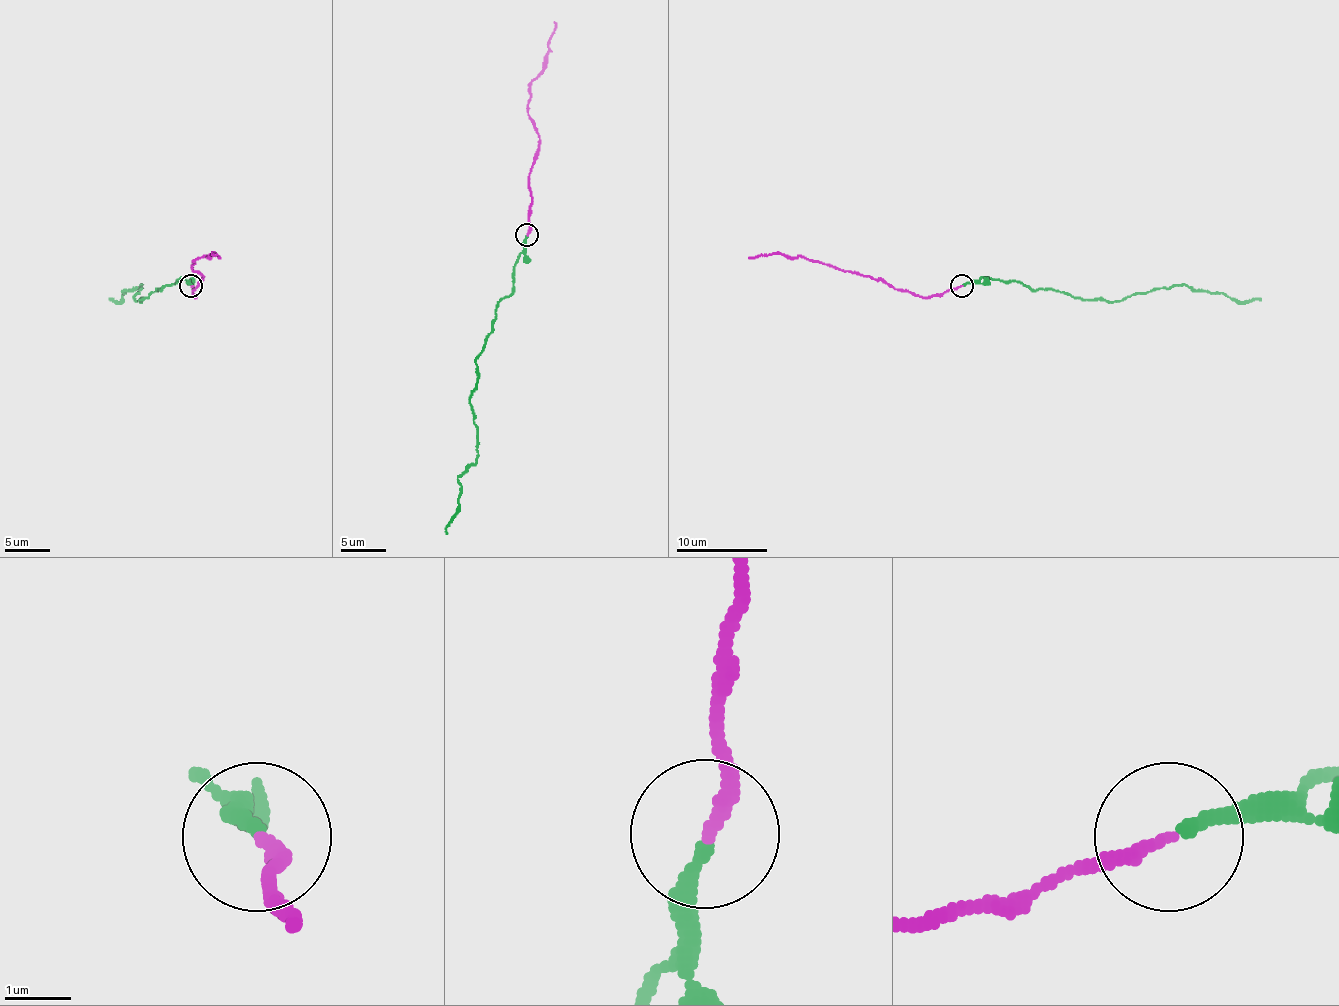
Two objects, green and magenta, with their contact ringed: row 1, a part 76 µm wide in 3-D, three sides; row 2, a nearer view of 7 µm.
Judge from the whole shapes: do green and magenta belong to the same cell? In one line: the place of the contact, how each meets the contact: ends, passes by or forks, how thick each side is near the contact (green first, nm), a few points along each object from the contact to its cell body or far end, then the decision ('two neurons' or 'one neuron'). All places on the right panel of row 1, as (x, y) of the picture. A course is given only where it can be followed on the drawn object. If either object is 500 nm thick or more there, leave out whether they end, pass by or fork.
at (961, 285); green ends there; magenta ends there; 220 nm thick on the green side, 200 nm on the other; green runs (962, 284), (991, 277), (1030, 291), (1053, 288), (1117, 302), (1155, 288), (1185, 286), (1242, 302), (1260, 300); magenta runs (962, 286), (921, 297), (898, 291), (880, 279), (796, 256), (766, 254), (748, 259); one neuron

